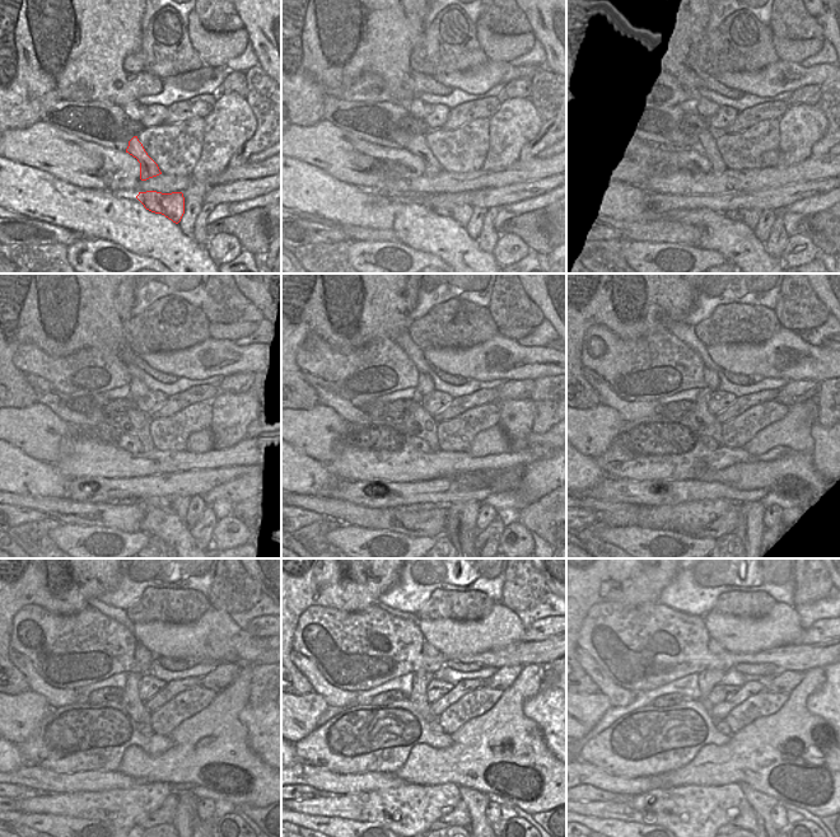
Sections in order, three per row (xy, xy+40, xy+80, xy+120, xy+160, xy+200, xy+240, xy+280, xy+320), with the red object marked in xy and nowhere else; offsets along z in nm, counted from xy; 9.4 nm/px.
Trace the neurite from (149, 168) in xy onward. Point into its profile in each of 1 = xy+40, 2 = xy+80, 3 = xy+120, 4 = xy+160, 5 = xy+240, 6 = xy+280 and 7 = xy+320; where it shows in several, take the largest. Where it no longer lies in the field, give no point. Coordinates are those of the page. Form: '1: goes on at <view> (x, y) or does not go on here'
1: goes on at xy+40 (418, 145)
2: goes on at xy+80 (704, 143)
3: goes on at xy+120 (135, 422)
4: goes on at xy+160 (419, 422)
5: goes on at xy+240 (134, 705)
6: goes on at xy+280 (421, 678)
7: goes on at xy+320 (706, 679)

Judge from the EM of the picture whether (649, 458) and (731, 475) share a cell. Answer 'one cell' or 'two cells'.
two cells

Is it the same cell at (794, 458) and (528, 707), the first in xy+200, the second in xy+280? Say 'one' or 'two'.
two

